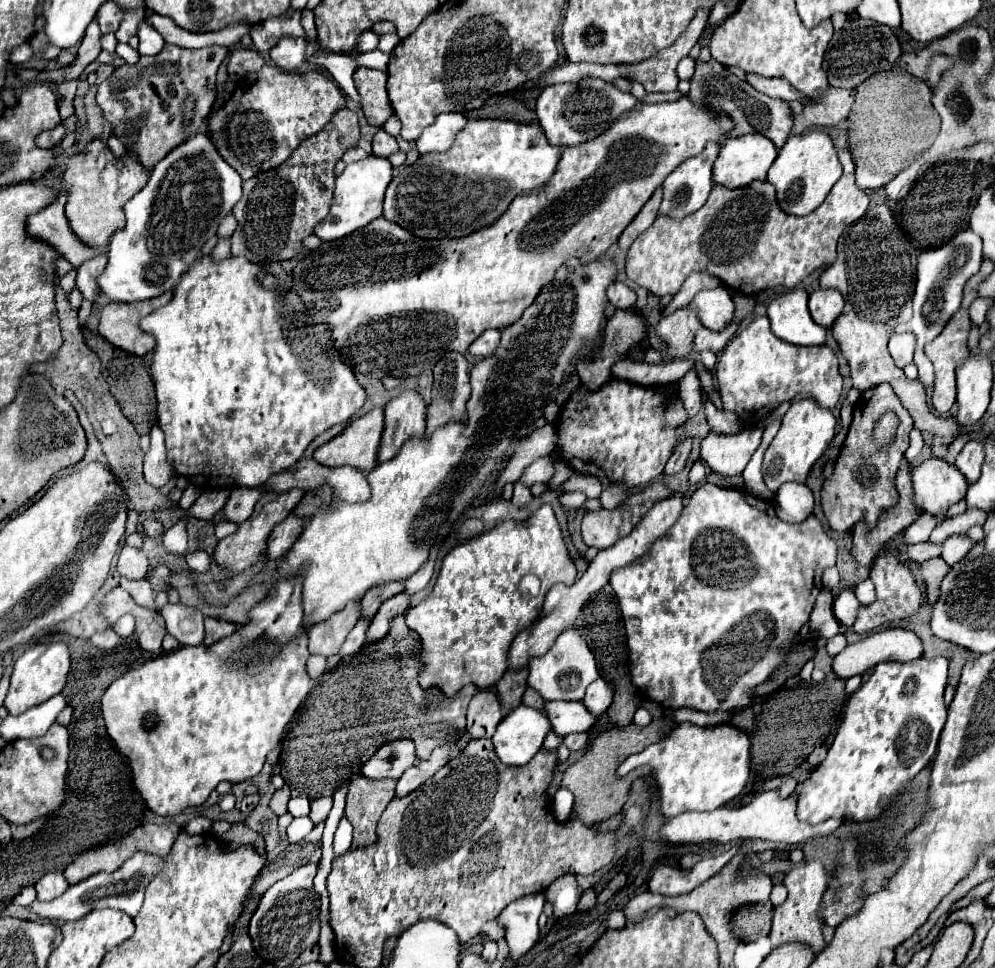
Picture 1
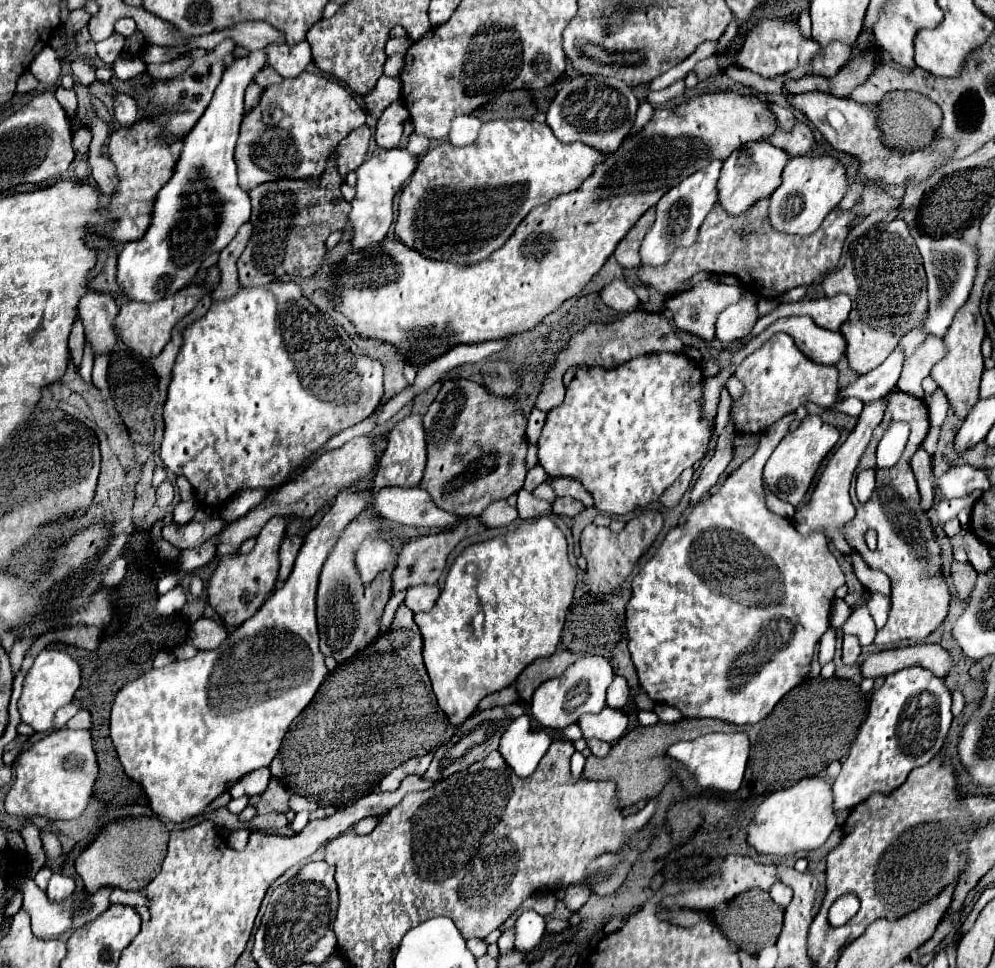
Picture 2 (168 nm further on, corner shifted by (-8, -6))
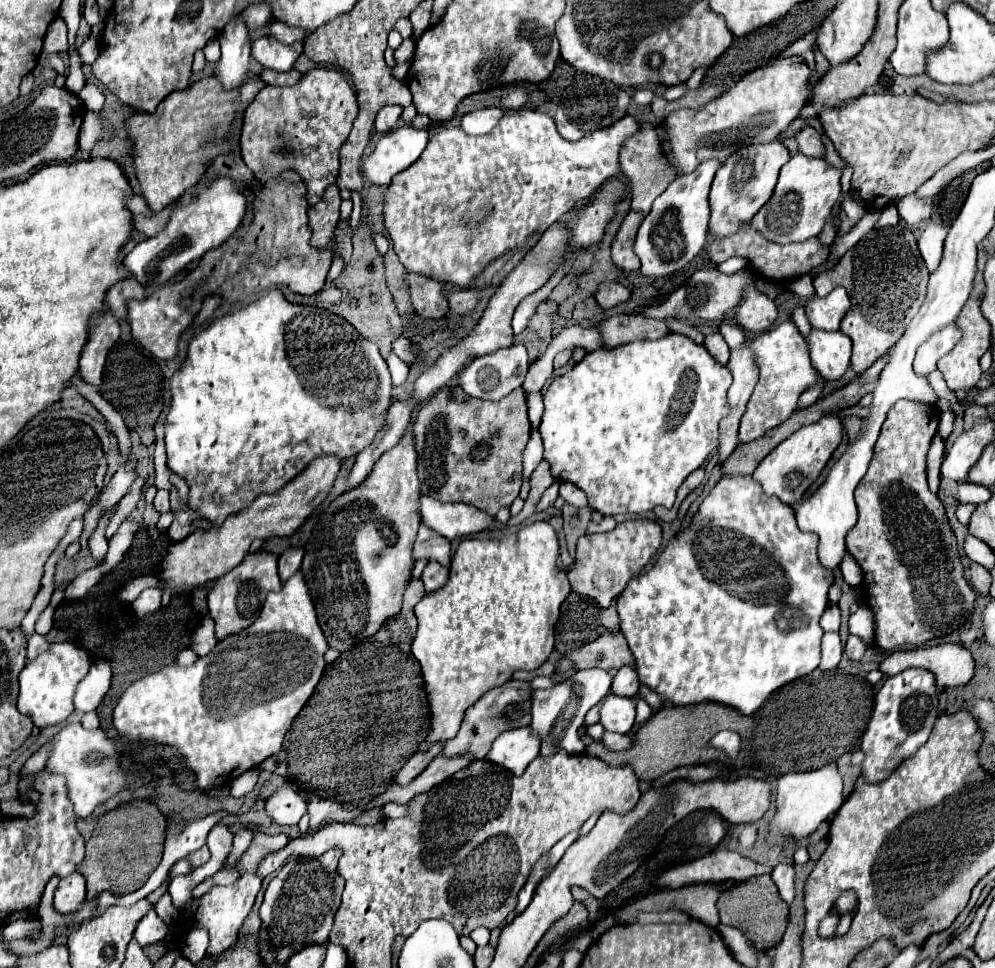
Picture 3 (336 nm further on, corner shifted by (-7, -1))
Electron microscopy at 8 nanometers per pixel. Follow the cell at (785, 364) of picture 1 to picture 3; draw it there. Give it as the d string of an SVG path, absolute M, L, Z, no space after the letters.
M792 320L782 322L774 330L758 334L752 342L752 350L758 360L760 380L758 380L758 384L748 400L746 412L740 420L740 430L738 430L740 444L752 442L752 440L764 436L768 432L768 428L776 428L778 424L788 420L790 414L798 408L800 394L816 382L816 370L810 364L808 344Z

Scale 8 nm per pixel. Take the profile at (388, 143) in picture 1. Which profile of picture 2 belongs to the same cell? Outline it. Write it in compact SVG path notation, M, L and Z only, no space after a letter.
M401 101L391 103L377 121L377 129L375 129L377 145L383 149L399 147L403 135L403 121L407 121L407 117L409 113Z

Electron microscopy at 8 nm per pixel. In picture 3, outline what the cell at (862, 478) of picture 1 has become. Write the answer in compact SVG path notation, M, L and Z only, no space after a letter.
M910 400L896 402L880 430L870 468L854 494L858 504L858 522L846 536L846 548L862 568L868 606L874 614L876 644L886 652L894 652L898 646L906 644L924 646L932 638L952 634L966 624L976 604L976 592L964 578L956 536L948 524L944 506L938 496L930 492L926 482L926 452L938 430L938 420L940 410L934 404Z

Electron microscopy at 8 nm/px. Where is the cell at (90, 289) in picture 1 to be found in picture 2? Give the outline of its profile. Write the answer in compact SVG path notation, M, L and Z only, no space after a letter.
M87 289L79 301L79 317L85 325L85 339L97 353L109 353L117 343L115 315L119 313L111 293L99 293Z

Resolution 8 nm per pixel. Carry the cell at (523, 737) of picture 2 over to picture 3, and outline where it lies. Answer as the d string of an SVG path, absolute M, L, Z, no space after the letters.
M530 726L502 732L492 742L492 748L484 760L500 764L502 768L510 770L512 774L522 776L524 770L528 768L528 764L538 756L538 750L540 750L538 748L540 742L530 734L532 734Z

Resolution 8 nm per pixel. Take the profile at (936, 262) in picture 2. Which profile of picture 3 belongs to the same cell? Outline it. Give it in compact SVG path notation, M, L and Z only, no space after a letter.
M928 222L928 228L922 232L922 236L918 240L918 248L920 248L920 254L926 262L926 266L928 266L928 272L934 272L940 264L946 234L948 234L946 228Z

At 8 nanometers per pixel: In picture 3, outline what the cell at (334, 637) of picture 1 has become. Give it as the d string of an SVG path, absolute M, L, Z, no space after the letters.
M406 432L398 442L398 446L388 450L374 464L370 476L366 478L366 484L350 488L350 492L344 492L342 496L334 498L328 506L322 508L320 518L312 530L312 536L304 546L304 560L300 570L308 584L308 592L312 596L318 614L318 624L332 648L340 652L350 650L362 638L370 638L372 634L376 634L378 628L388 618L400 612L402 594L414 570L414 558L412 558L414 536L418 534L418 526L422 520L418 516L418 496L420 496L420 482L416 472L414 436Z

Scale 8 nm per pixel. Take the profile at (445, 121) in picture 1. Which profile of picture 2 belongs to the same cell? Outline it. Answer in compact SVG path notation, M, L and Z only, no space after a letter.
M473 115L467 117L455 117L451 121L451 131L449 131L449 143L455 147L465 147L471 145L477 139L477 131L481 127L481 121Z

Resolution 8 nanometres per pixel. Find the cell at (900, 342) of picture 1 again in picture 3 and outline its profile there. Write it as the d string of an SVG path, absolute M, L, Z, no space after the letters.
M948 324L946 328L934 332L918 350L916 350L916 358L914 358L914 370L918 372L918 376L928 376L930 372L936 370L936 362L940 356L948 354L960 340L962 332L960 328L954 324Z

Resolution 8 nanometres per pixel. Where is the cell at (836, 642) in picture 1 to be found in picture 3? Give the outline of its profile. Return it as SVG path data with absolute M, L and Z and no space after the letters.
M850 636L848 642L846 642L846 648L844 648L844 650L846 650L846 654L848 654L850 660L860 660L860 658L864 656L866 648L868 648L868 646L866 646L858 636Z

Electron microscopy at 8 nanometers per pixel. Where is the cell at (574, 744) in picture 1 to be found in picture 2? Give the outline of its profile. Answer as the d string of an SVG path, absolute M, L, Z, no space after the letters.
M587 739L587 747L591 749L591 753L595 757L605 757L609 753L609 749L611 749L611 743L605 743L601 739Z

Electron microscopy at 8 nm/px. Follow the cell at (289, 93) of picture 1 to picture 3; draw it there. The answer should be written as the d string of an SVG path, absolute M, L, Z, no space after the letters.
M314 68L304 74L304 78L294 86L266 86L260 90L260 94L254 98L254 104L250 104L244 112L244 126L240 136L240 150L246 166L260 176L262 180L274 178L284 170L294 170L302 176L306 184L306 200L310 206L314 206L318 200L322 200L324 190L330 184L336 184L338 168L340 168L340 146L346 142L352 122L358 116L358 104L356 104L356 92L350 88L346 78L328 68Z

